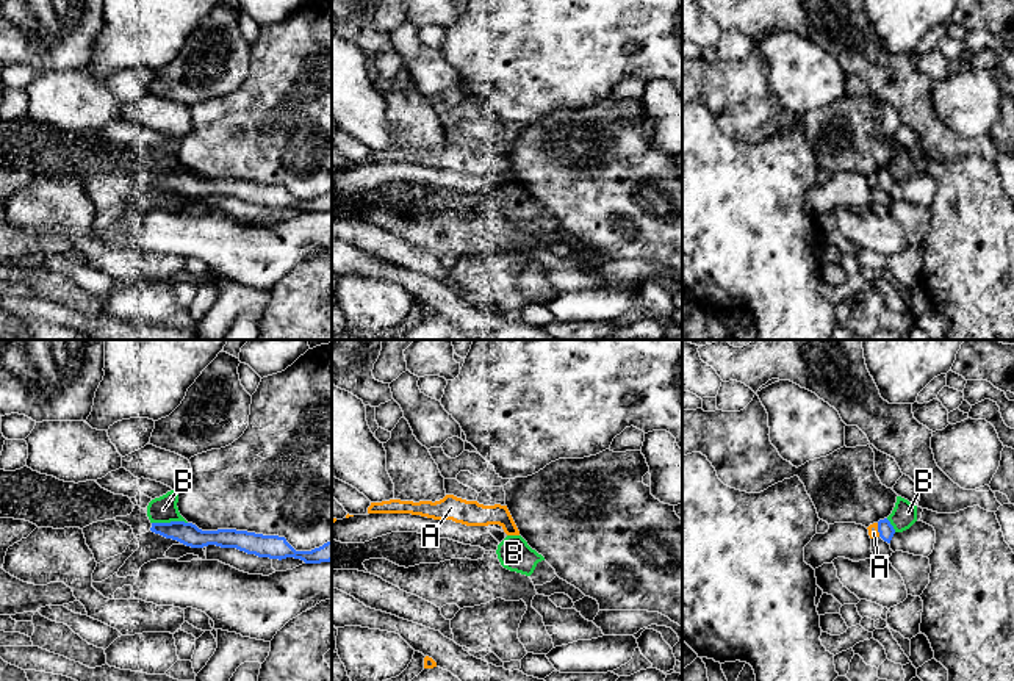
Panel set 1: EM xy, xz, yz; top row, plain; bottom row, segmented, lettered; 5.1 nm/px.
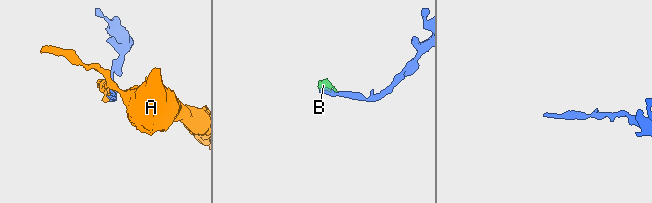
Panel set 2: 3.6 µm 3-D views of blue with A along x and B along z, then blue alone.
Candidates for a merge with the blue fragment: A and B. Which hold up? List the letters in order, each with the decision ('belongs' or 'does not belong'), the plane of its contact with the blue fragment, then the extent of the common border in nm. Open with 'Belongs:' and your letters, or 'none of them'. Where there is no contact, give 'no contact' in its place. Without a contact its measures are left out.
Belongs: none of them
A: does not belong; meets blue in yz; contact 70 nm long
B: does not belong; meets blue in xy; contact 180 nm long

